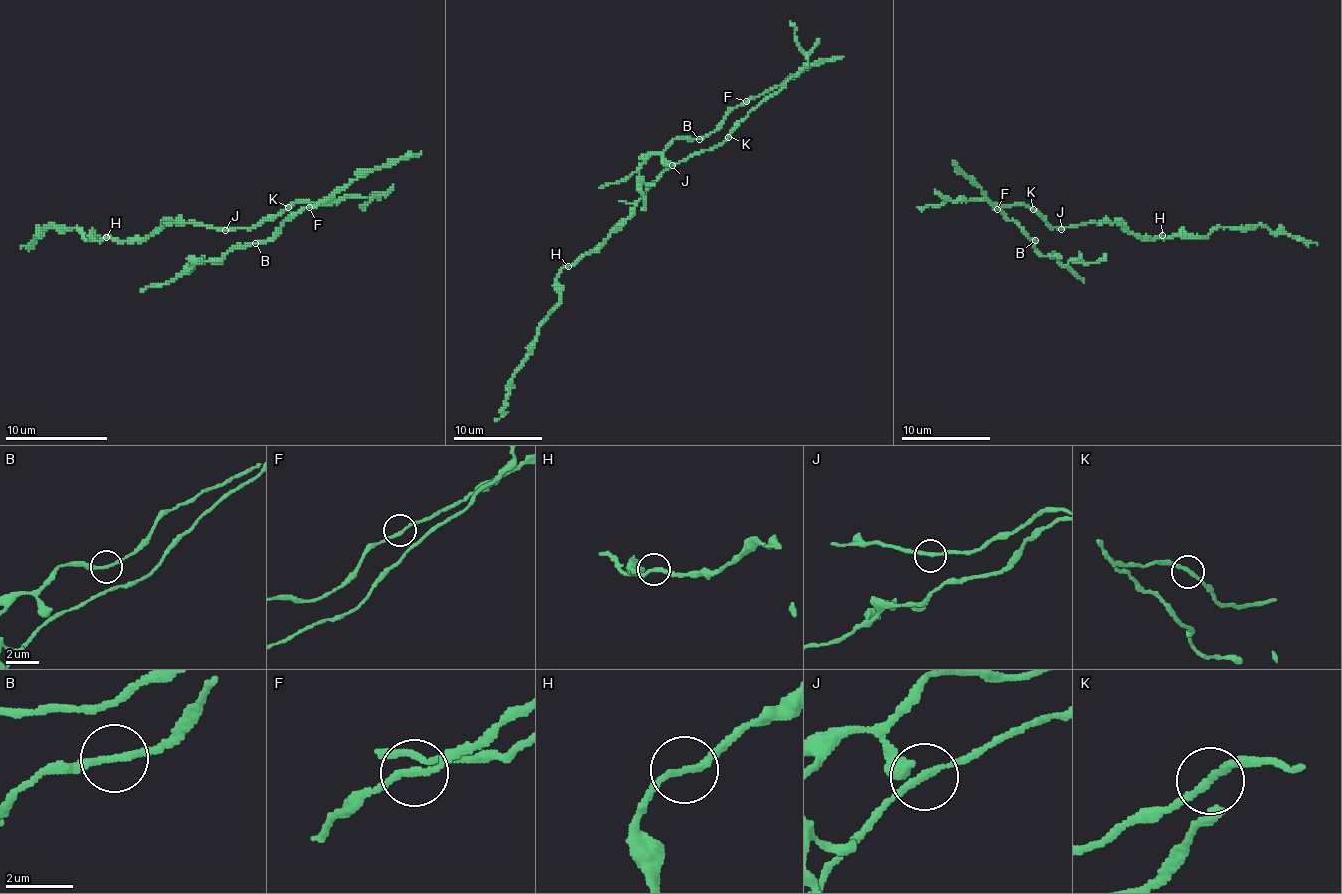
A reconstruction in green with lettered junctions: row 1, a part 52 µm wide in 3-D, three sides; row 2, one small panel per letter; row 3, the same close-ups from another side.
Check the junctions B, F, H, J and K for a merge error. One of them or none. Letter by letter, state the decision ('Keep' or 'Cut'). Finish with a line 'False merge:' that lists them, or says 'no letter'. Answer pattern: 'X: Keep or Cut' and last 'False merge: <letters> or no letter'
B: Keep
F: Keep
H: Keep
J: Keep
K: Keep
False merge: no letter

